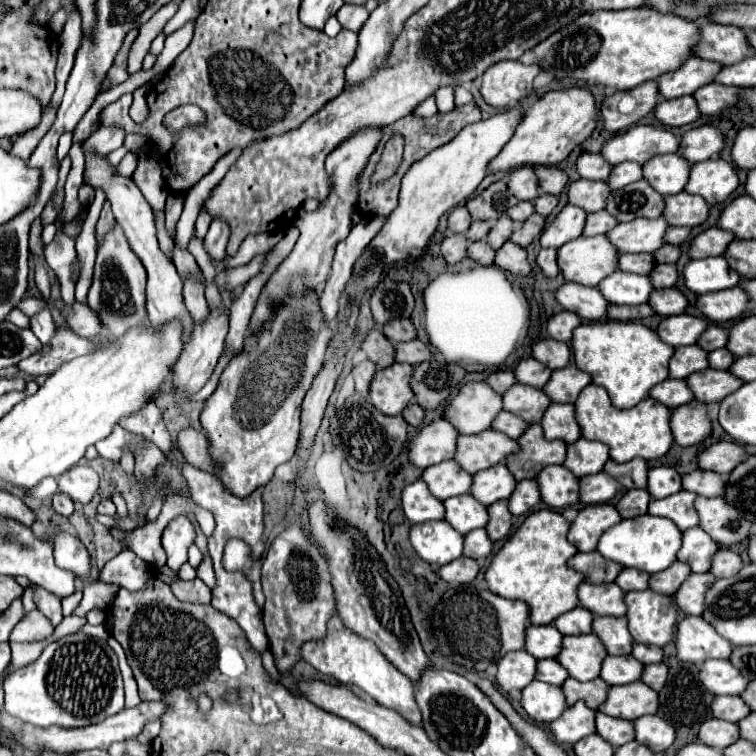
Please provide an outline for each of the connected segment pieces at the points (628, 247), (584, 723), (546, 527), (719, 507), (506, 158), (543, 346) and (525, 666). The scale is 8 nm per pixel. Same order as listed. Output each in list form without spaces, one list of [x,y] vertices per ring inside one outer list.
[[[634,219],[632,223],[618,223],[608,231],[608,239],[618,253],[654,253],[664,245],[664,231],[668,229],[664,219]]]
[[[574,703],[556,721],[548,725],[548,731],[554,737],[554,741],[572,745],[578,739],[584,739],[586,735],[596,733],[594,715],[596,713],[588,709],[584,703]]]
[[[538,509],[530,513],[524,523],[506,539],[502,549],[492,557],[486,569],[488,589],[506,599],[520,599],[530,607],[530,623],[548,625],[558,615],[578,605],[576,587],[582,573],[570,569],[566,561],[576,553],[576,547],[566,539],[570,523],[552,509]]]
[[[696,497],[696,513],[700,519],[700,527],[720,545],[730,547],[748,539],[752,523],[740,517],[740,513],[724,501],[724,497]]]
[[[570,87],[570,89],[560,89],[560,91],[548,91],[546,95],[540,97],[536,105],[524,111],[524,119],[516,127],[514,137],[504,145],[500,155],[492,159],[490,171],[500,171],[500,169],[516,169],[524,165],[558,165],[564,161],[570,151],[584,143],[596,129],[598,123],[598,107],[594,101],[594,95],[588,89],[580,87]]]
[[[542,339],[532,345],[532,357],[548,369],[562,369],[570,363],[570,347],[554,339]]]
[[[520,649],[500,659],[494,683],[504,693],[510,693],[510,689],[520,691],[534,679],[534,671],[536,671],[536,659],[528,655],[524,649]]]

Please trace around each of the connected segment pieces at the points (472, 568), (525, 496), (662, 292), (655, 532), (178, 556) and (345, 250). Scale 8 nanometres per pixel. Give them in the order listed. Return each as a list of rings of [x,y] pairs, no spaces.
[[[462,555],[460,559],[454,559],[452,563],[440,567],[438,569],[438,577],[442,577],[448,583],[460,583],[462,585],[462,583],[474,581],[474,577],[478,575],[478,571],[480,571],[478,563],[474,559]]]
[[[524,479],[516,485],[516,491],[508,497],[508,509],[512,515],[524,515],[534,511],[540,505],[538,483],[532,479]]]
[[[656,289],[652,291],[652,297],[648,299],[648,303],[652,303],[652,309],[662,315],[662,317],[670,317],[670,315],[680,315],[684,313],[688,301],[686,297],[676,289]]]
[[[640,515],[636,519],[622,519],[616,527],[604,531],[596,551],[602,557],[620,563],[622,567],[640,569],[646,573],[658,573],[676,561],[680,543],[682,543],[682,531],[670,519]]]
[[[178,517],[166,525],[162,531],[162,547],[168,555],[168,567],[178,573],[178,569],[188,561],[188,547],[194,543],[196,527],[188,517]]]
[[[376,217],[362,219],[356,227],[352,227],[350,235],[338,243],[334,263],[332,263],[332,273],[326,279],[326,287],[320,295],[320,307],[328,323],[332,323],[338,313],[338,301],[344,295],[344,287],[352,275],[354,261],[368,247],[372,237],[384,227],[384,223],[386,223],[386,217],[384,219],[376,219]]]

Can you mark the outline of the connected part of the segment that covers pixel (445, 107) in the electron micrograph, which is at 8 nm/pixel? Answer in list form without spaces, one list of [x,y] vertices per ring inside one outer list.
[[[442,87],[436,91],[436,105],[440,113],[448,113],[454,109],[454,89],[452,87]]]

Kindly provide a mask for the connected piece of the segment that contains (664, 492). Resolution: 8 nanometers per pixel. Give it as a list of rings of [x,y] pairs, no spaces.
[[[654,467],[648,471],[648,493],[652,499],[664,499],[682,489],[680,475],[672,467]]]

